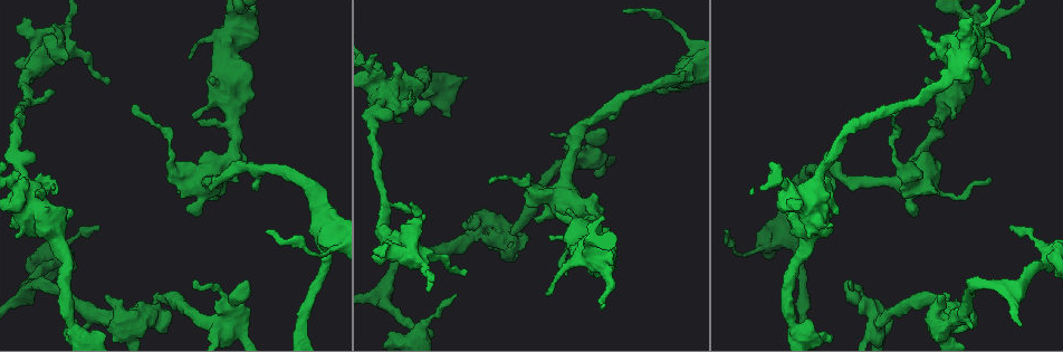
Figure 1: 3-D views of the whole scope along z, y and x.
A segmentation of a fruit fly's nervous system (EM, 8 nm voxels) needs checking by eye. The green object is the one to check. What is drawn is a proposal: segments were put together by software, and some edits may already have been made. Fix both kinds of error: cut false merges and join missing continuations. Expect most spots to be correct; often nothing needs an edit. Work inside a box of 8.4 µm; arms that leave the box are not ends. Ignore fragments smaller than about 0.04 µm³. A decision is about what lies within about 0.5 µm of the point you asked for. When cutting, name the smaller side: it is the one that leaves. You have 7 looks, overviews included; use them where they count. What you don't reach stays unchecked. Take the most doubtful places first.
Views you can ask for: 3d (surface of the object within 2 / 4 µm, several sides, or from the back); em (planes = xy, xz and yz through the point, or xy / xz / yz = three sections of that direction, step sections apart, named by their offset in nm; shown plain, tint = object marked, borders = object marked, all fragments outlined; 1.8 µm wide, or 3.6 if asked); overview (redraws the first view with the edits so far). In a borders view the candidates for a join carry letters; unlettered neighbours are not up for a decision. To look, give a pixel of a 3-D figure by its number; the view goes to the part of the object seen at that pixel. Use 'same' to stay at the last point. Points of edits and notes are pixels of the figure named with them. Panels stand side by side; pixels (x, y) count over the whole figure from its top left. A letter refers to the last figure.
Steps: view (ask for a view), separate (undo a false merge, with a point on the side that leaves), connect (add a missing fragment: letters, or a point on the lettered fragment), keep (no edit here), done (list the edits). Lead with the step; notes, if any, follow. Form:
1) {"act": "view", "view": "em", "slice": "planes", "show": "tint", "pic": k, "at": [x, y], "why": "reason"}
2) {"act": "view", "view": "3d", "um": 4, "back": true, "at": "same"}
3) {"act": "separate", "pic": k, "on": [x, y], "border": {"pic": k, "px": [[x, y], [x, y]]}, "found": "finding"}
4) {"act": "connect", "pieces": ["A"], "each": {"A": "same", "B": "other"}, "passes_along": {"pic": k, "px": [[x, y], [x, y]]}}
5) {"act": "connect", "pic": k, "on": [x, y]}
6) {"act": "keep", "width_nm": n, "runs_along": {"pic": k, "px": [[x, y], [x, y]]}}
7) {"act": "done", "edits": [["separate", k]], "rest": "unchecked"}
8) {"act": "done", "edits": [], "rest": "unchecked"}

{"act": "view", "view": "em", "slice": "planes", "show": "borders", "pic": 1, "at": [605, 154], "why": "branch stops here"}

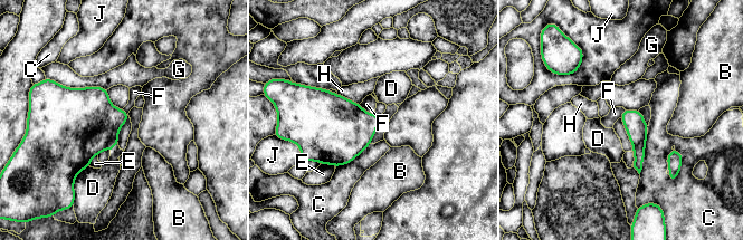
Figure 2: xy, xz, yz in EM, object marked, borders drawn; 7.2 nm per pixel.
{"act": "keep", "width_nm": 150, "longest_contact_nm": ["G", 380], "each": {"B": "other", "C": "other", "D": "other", "E": "other", "F": "other", "G": "other", "H": "other", "J": "other"}, "found": "none of them fits"}

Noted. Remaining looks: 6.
{"act": "view", "view": "em", "slice": "planes", "show": "tint", "pic": 1, "at": [42, 57], "why": "thick turns thin"}

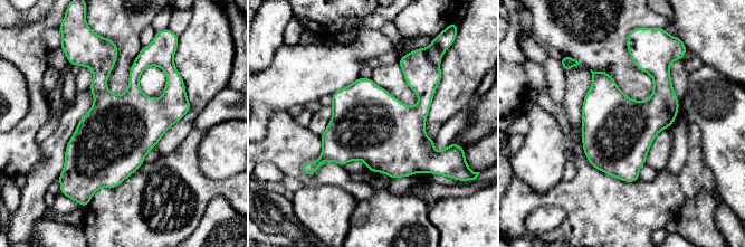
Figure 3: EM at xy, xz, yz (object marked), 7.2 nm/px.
{"act": "view", "view": "em", "slice": "planes", "show": "borders", "at": "same"}

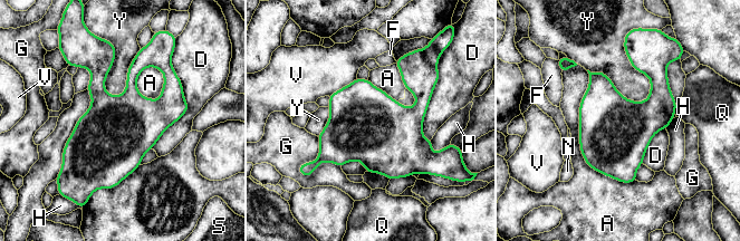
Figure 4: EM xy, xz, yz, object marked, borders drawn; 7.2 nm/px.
{"act": "keep", "width_nm": 500, "each": {"A": "other", "D": "other", "F": "other", "G": "other", "H": "other", "N": "other", "Q": "other", "S": "other", "V": "other", "Y": "other"}, "border": {"pic": 4, "px": [[587, 69], [632, 100], [649, 97]]}, "found": "one neuron here"}

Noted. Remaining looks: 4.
{"act": "view", "view": "em", "um": 3.6, "slice": "planes", "show": "borders", "pic": 1, "at": [397, 123], "why": "stops while still wide"}

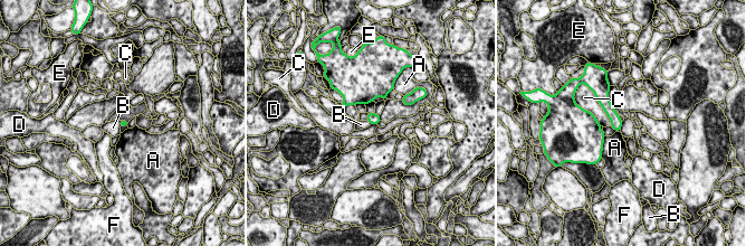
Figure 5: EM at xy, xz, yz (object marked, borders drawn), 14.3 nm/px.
{"act": "keep", "each": {"A": "other", "B": "other", "C": "other", "D": "other", "E": "other", "F": "other"}, "border": {"pic": 5, "px": [[611, 125], [620, 131]]}, "found": "none of them fits"}

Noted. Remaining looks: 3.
{"act": "done", "edits": [], "rest": "unchecked"}

